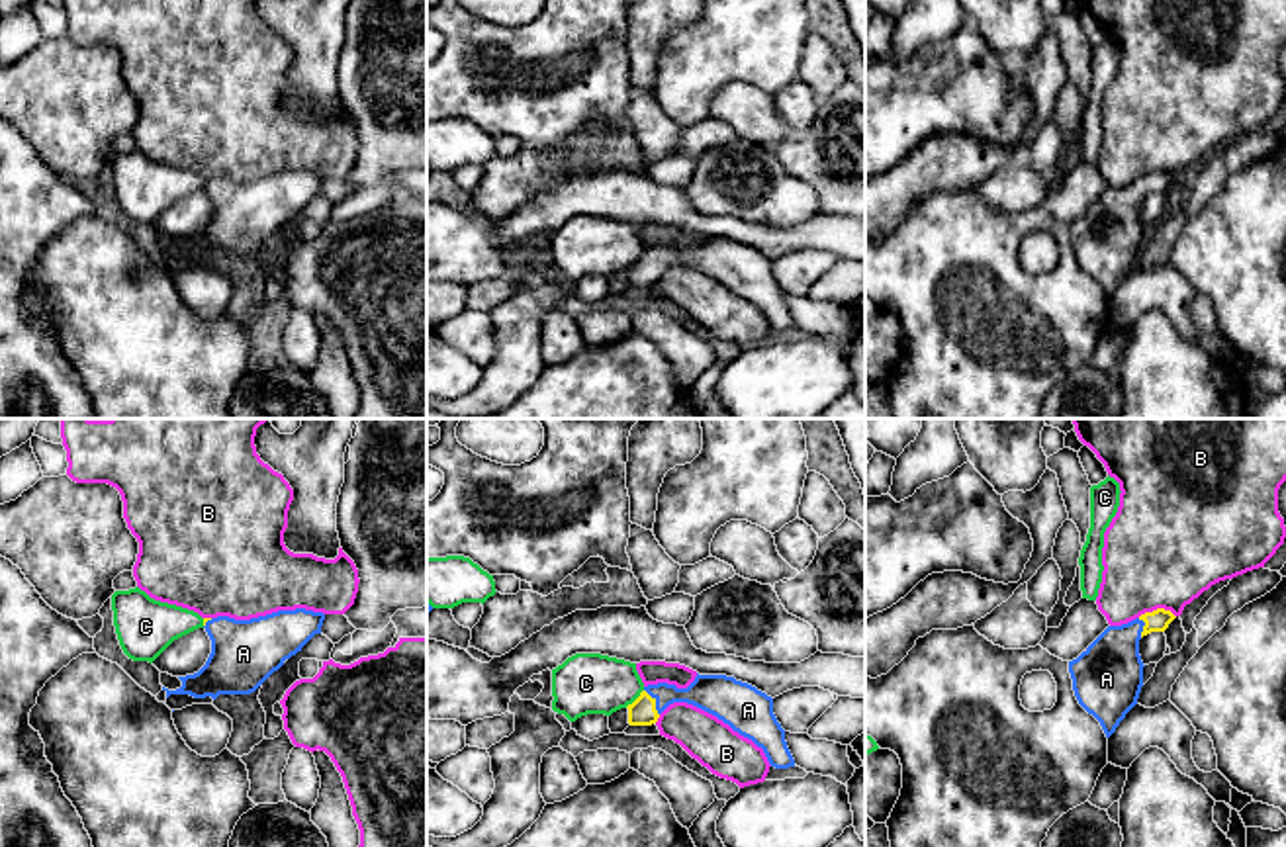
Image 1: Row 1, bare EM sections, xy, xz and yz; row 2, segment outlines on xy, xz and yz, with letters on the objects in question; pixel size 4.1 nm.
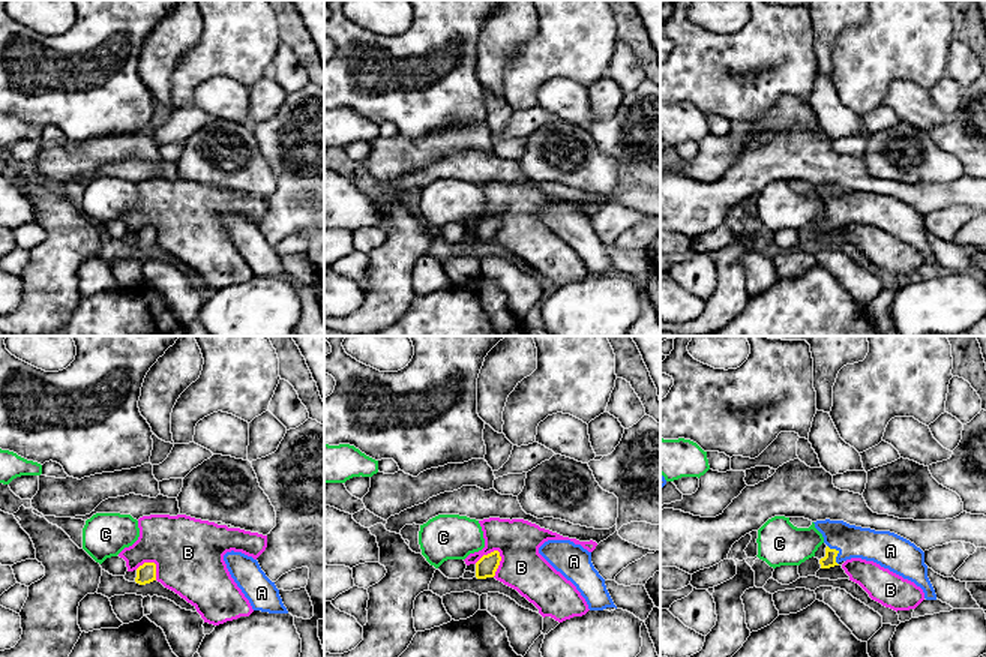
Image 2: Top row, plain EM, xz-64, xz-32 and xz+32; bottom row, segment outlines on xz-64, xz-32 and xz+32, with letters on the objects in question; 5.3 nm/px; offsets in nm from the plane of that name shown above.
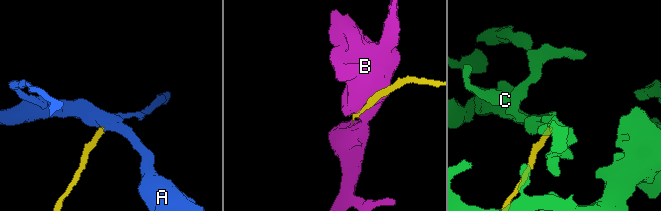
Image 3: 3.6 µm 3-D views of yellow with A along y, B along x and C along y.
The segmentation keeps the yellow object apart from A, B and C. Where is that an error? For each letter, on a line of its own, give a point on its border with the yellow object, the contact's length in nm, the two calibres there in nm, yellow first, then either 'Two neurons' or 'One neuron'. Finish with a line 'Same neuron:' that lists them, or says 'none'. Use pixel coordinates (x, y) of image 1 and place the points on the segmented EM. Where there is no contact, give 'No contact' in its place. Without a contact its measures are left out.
A: Touches yellow at xz (654, 703). Shared border 130 nm. Thickness 110 nm (yellow) against 160 nm. One neuron
B: Touches yellow at yz (1157, 609). Shared border 160 nm. Thickness 90 nm (yellow) against 480 nm. Two neurons
C: Touches yellow at xz (637, 699). Shared border 110 nm. Thickness 110 nm (yellow) against 260 nm. Two neurons
Same neuron: A

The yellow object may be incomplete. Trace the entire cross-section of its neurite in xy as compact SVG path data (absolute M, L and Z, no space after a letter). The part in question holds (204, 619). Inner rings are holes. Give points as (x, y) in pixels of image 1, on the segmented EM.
M305 608L278 610L251 620L235 620L229 616L204 618L204 628L211 640L211 653L206 665L194 675L178 677L182 681L180 689L168 691L162 687L162 691L166 698L170 694L190 694L194 698L211 696L215 700L219 694L251 694L286 659L301 651L315 634L321 634L323 620L323 612Z

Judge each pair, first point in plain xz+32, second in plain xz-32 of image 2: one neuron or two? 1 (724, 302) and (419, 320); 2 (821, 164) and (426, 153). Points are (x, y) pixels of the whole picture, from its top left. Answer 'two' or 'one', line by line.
1: two
2: two

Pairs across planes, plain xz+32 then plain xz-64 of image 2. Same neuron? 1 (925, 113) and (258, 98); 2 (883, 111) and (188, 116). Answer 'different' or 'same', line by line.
1: different
2: same

